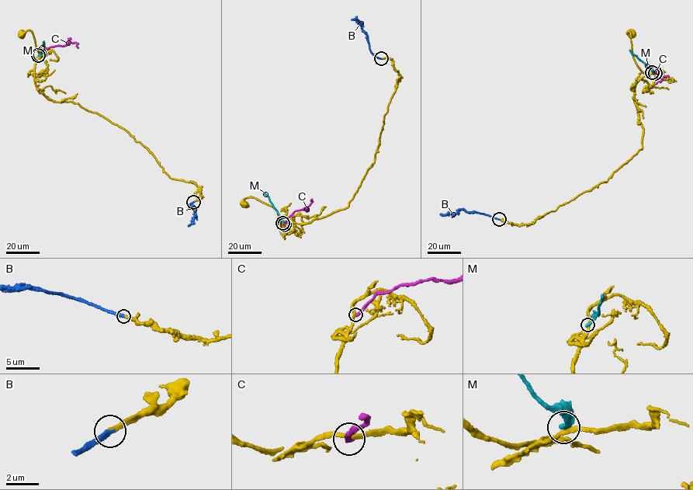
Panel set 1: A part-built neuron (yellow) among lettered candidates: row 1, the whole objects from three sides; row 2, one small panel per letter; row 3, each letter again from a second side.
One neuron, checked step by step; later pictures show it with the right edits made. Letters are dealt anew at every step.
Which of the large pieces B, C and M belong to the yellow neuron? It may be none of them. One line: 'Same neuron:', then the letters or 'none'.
Same neuron: B

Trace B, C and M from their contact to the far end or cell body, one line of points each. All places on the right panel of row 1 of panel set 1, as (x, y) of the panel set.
B: (499, 219), (463, 210), (455, 213), (440, 213)
C: (656, 72), (657, 71), (657, 75), (663, 78), (656, 84)
M: (652, 72), (629, 50)

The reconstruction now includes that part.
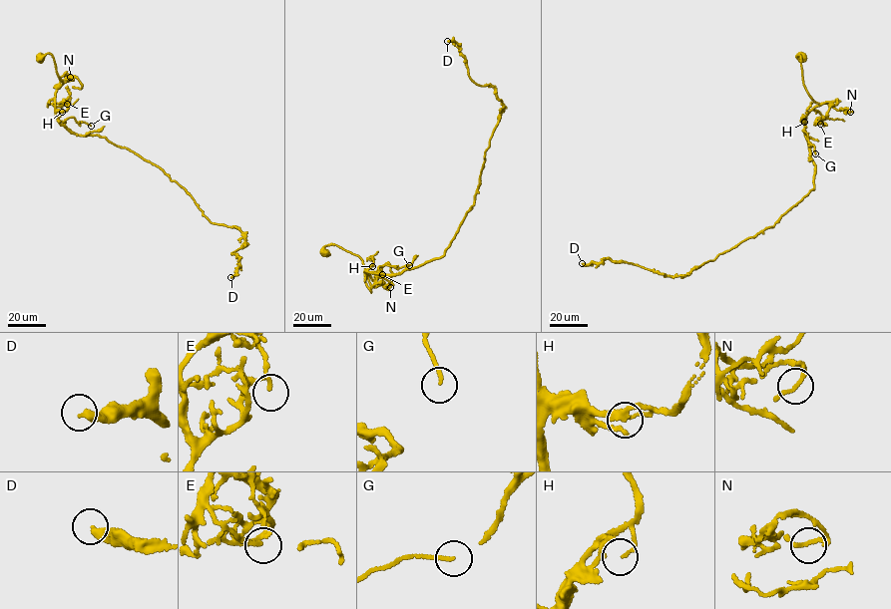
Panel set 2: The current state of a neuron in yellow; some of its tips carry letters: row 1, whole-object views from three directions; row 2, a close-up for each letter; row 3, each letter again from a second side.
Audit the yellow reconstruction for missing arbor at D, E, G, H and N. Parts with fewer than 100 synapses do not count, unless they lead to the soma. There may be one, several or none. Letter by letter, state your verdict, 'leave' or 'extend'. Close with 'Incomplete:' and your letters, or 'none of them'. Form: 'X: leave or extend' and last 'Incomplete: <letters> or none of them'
D: extend
E: leave
G: leave
H: leave
N: leave
Incomplete: D

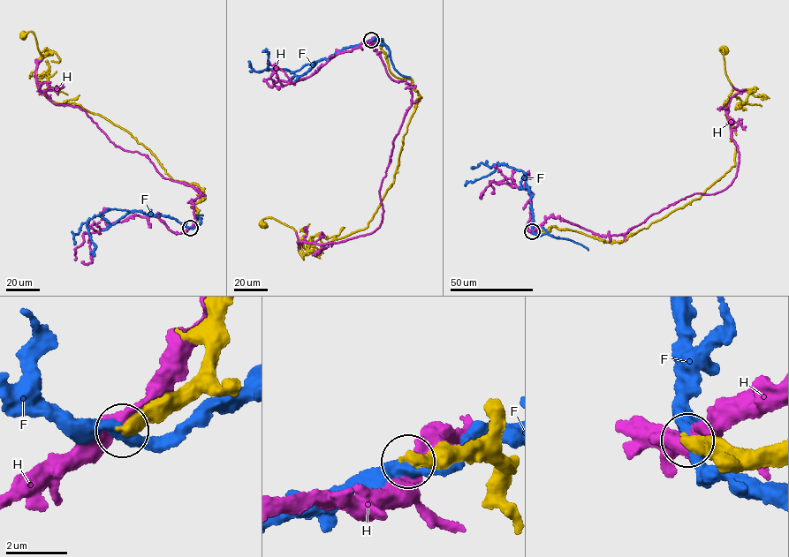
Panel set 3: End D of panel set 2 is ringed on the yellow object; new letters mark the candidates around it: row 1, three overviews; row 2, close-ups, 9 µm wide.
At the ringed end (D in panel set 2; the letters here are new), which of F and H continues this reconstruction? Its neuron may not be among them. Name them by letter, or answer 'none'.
none

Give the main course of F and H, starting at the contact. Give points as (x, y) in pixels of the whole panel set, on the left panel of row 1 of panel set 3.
F: (191, 228), (161, 215), (108, 208), (87, 221), (88, 234), (95, 245), (94, 256)
H: (192, 227), (187, 202), (198, 190), (116, 146), (78, 107), (53, 102), (36, 82), (35, 60), (42, 59)

